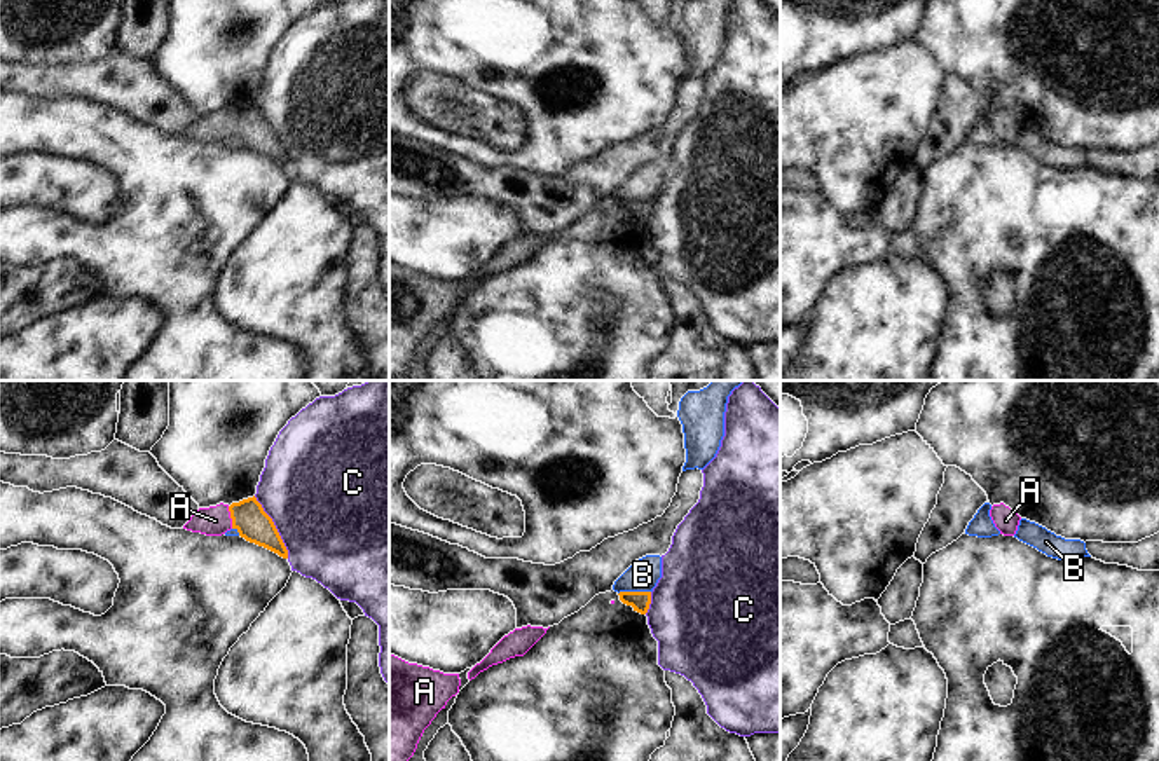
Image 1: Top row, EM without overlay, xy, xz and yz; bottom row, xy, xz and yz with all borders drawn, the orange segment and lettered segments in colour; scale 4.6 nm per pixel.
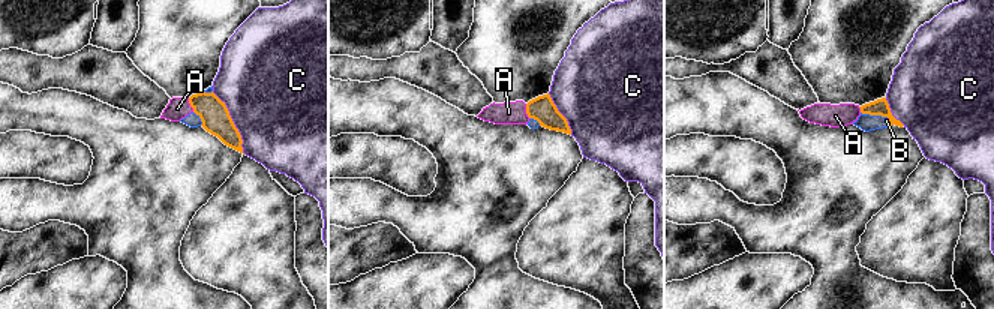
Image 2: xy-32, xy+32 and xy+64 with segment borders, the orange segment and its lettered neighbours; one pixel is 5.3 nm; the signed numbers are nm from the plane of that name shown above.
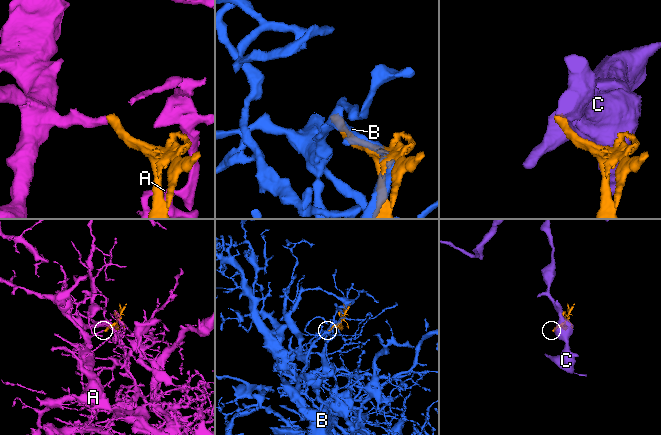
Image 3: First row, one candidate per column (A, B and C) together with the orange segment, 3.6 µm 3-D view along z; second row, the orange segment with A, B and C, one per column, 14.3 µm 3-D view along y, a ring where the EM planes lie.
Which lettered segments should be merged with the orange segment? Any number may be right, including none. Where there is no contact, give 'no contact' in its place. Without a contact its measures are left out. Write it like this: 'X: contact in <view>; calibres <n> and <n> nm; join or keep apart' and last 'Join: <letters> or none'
A: contact in xy; calibres 160 and 140 nm; join
B: contact in xz; calibres 90 and 150 nm; keep apart
C: contact in xy; calibres 160 and 480 nm; keep apart
Join: A

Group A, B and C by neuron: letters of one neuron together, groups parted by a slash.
A / B / C

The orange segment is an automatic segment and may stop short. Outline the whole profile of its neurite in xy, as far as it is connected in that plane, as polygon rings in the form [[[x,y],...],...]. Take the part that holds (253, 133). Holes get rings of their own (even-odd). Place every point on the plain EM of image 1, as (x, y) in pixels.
[[[255,105],[232,112],[230,115],[220,112],[216,115],[199,117],[183,138],[206,145],[222,145],[236,138],[246,150],[288,168],[288,159],[272,127],[264,120]]]

